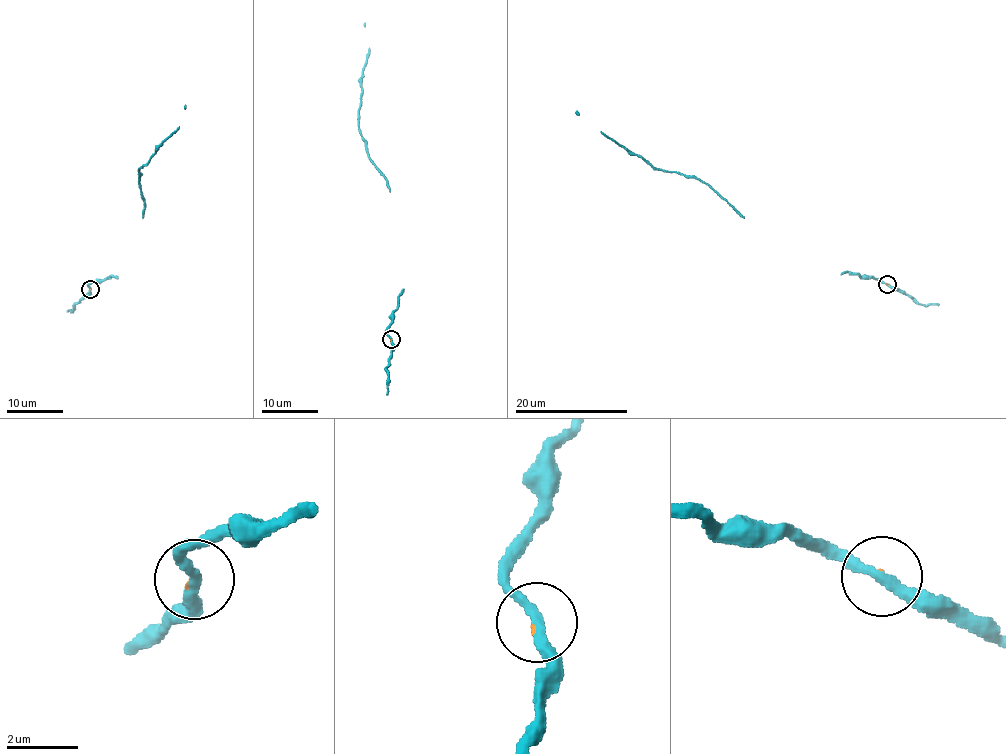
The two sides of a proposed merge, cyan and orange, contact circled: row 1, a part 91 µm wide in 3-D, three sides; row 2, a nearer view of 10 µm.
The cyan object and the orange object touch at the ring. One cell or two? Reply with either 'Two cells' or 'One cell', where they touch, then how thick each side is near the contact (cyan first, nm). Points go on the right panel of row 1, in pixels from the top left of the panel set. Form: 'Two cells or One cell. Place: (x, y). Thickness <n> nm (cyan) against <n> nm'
Two cells. Place: (887, 284). Thickness 280 nm (cyan) against 70 nm

